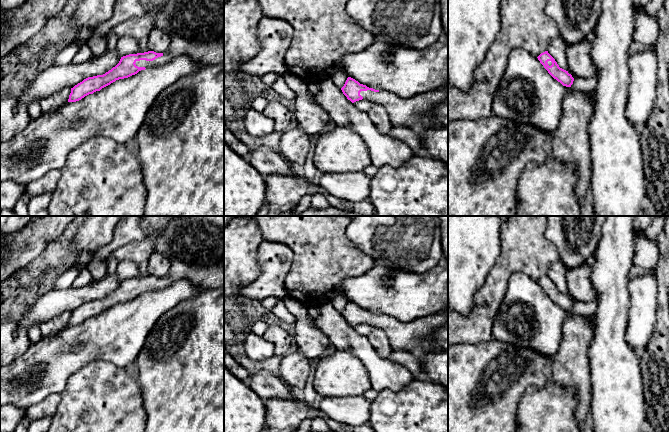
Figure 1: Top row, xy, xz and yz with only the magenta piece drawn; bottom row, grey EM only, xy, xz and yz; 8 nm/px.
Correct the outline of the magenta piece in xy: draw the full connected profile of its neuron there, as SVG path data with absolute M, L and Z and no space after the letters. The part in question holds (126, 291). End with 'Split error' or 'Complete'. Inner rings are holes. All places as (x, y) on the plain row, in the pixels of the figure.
M224 216L176 218L157 237L153 251L170 261L170 269L164 277L148 275L121 281L119 287L105 298L88 301L71 312L68 326L79 325L116 304L128 302L148 291L164 289L180 279L187 279L204 290L224 287Z. Split error

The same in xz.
M351 301L347 302L341 314L352 327L364 323L383 329L392 350L410 352L418 359L436 350L431 334L448 324L448 311L401 322L385 314L369 312Z. Split error

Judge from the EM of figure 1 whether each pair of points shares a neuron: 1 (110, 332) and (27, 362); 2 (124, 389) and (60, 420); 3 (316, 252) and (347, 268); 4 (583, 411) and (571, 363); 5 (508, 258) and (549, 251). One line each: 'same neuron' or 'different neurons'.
1: same neuron
2: same neuron
3: same neuron
4: same neuron
5: same neuron

